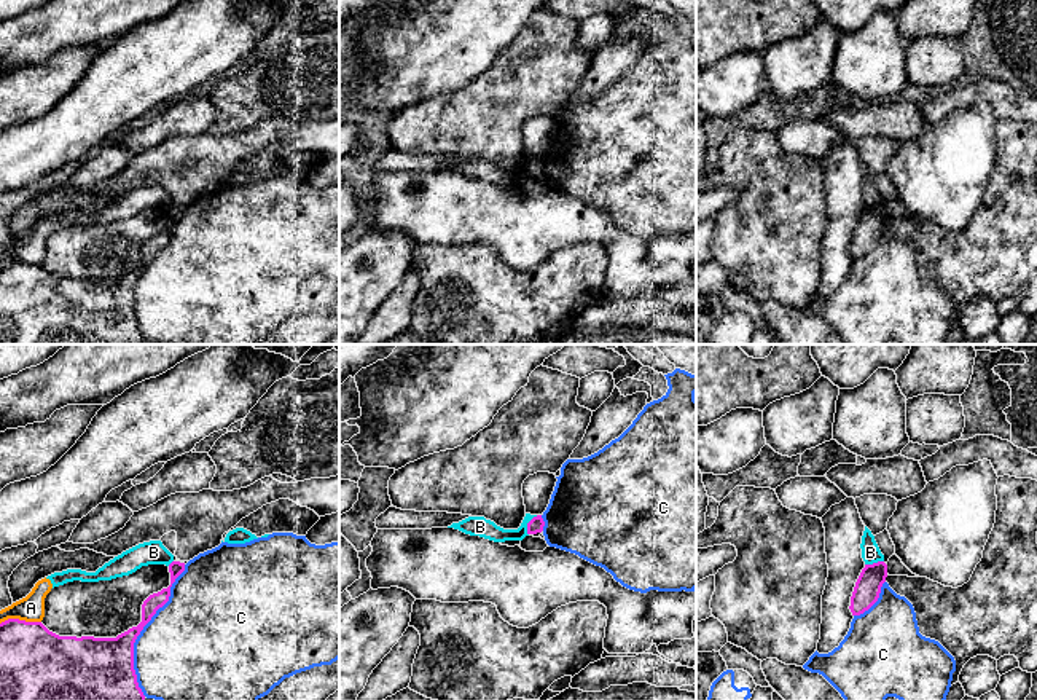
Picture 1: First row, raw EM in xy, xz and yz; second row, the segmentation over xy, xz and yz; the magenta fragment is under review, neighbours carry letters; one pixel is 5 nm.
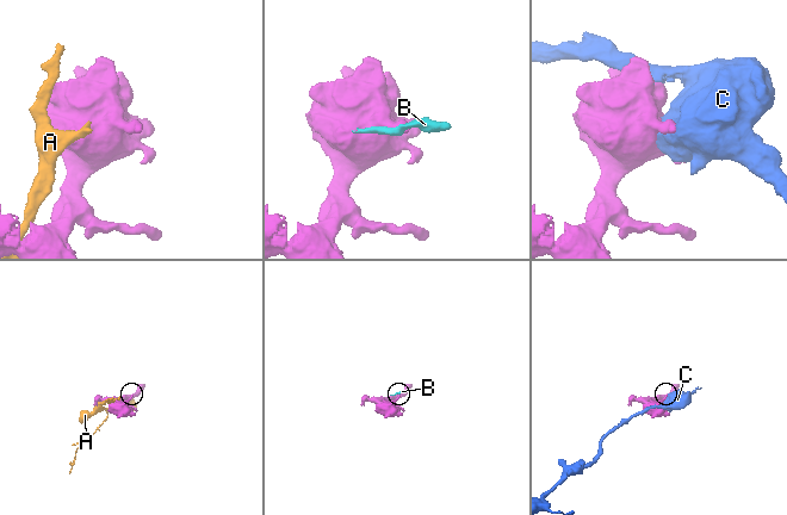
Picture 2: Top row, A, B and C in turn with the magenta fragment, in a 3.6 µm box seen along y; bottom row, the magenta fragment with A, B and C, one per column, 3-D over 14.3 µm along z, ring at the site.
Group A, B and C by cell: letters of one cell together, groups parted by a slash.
A B / C

